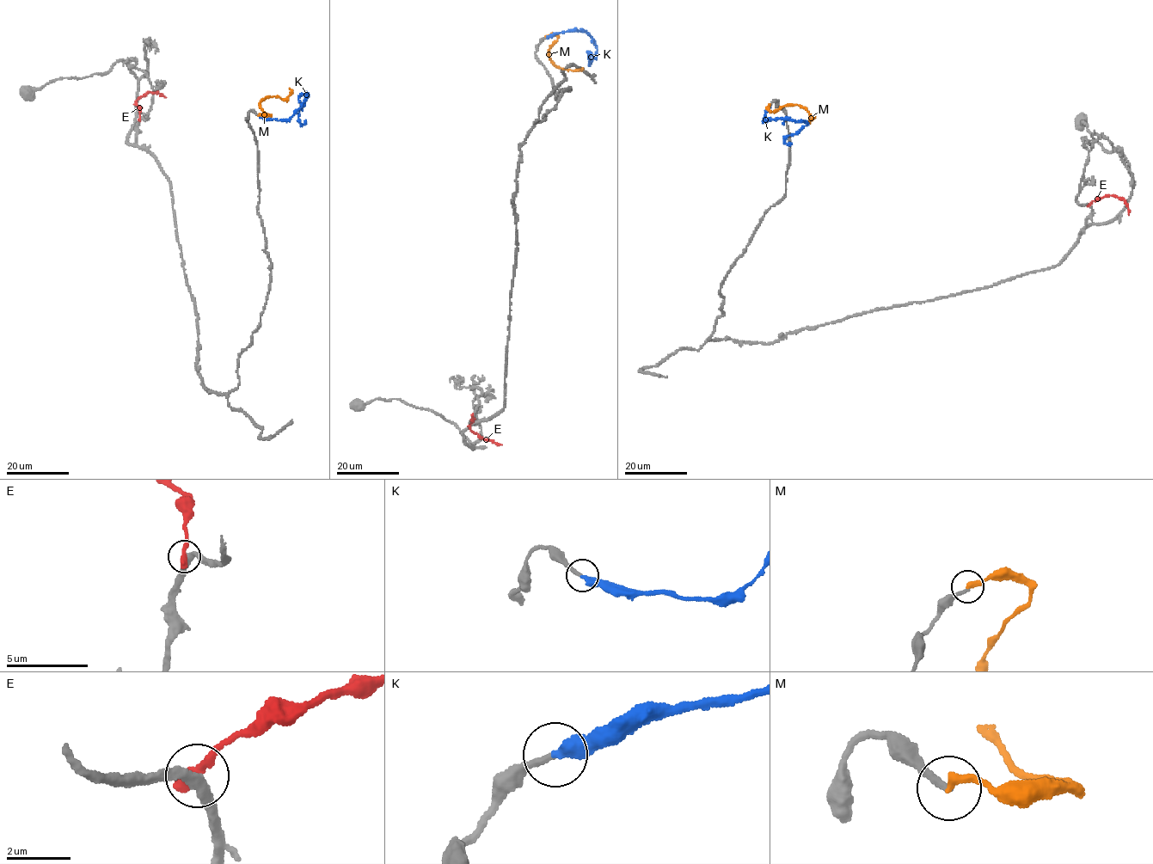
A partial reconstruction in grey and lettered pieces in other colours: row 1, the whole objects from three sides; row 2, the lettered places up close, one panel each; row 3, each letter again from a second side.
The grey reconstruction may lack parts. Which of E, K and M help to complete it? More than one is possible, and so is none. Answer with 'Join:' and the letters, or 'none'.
Join: K

